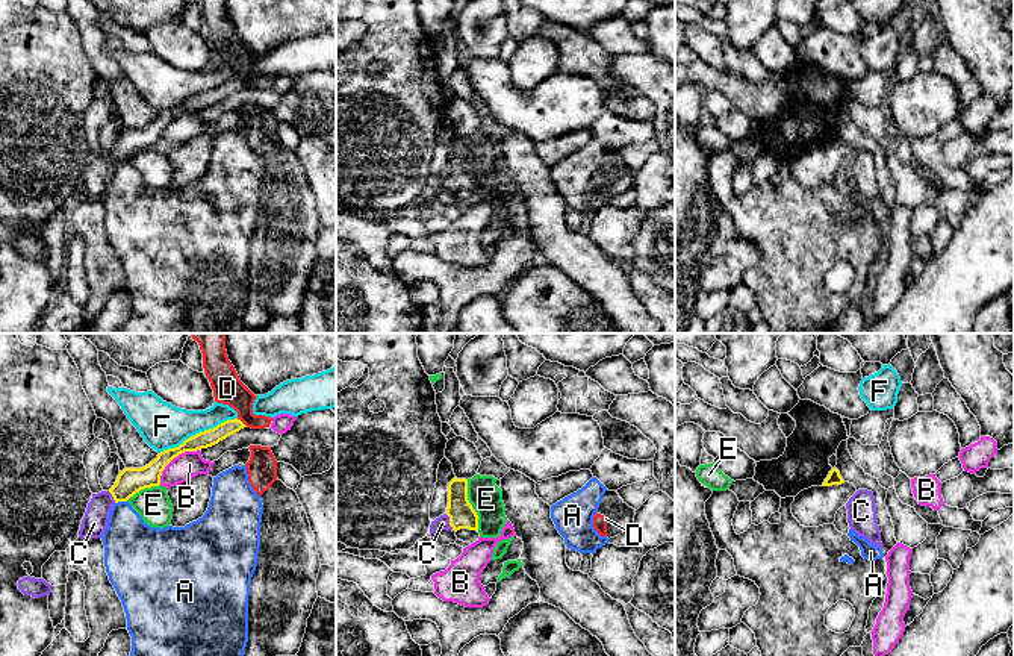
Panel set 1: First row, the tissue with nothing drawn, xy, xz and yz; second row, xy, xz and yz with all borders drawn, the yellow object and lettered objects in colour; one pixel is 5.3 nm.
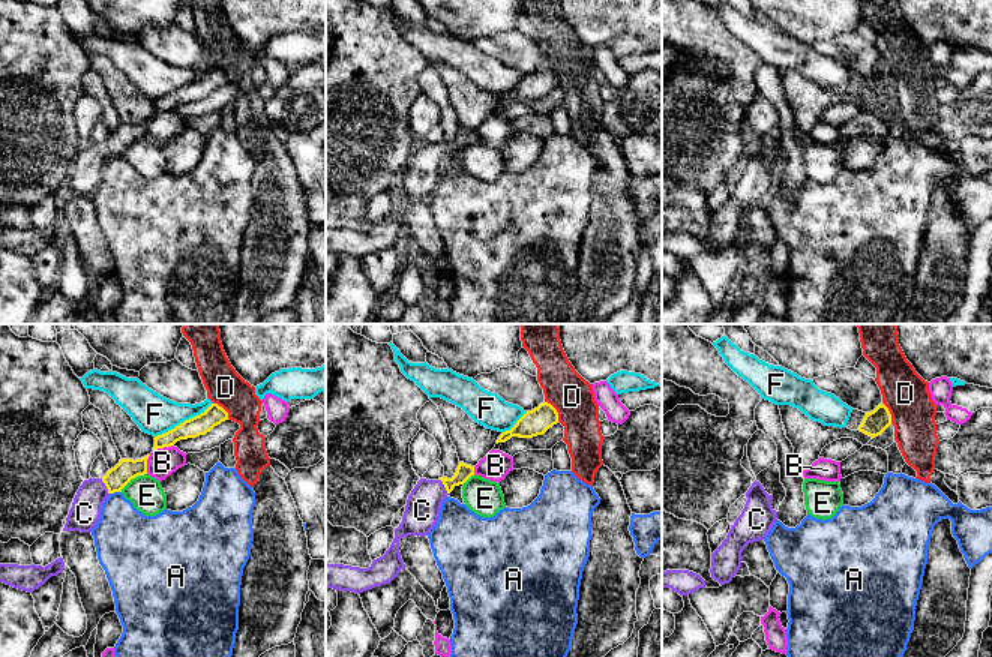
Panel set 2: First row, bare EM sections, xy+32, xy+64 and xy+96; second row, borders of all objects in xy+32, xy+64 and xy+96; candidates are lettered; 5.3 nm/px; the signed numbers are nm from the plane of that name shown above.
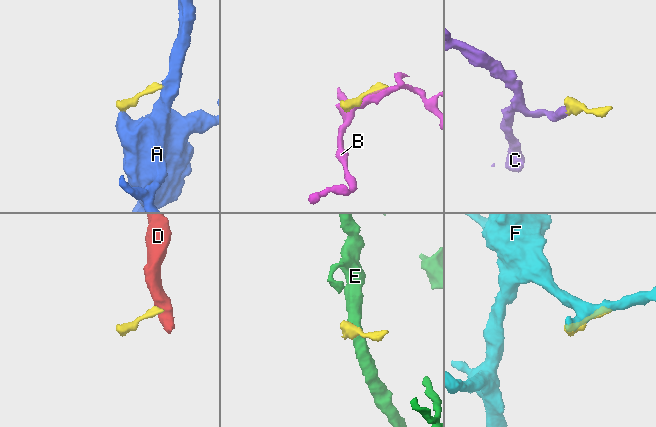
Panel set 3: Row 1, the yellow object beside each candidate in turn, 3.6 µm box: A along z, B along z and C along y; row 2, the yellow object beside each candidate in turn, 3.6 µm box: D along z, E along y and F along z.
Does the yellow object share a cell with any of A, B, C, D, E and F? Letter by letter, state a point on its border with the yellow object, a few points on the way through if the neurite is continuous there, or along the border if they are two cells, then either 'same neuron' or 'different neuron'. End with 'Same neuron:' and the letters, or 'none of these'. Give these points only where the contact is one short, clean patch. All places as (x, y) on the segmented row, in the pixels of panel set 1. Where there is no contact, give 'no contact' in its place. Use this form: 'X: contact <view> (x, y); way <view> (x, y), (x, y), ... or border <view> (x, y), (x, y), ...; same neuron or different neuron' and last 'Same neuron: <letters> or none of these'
A: contact xy (120, 500); border xy (126, 500), (115, 503); different neuron
B: contact xy (173, 458); different neuron
C: contact xz (450, 523); way xz (462, 515), (450, 523), (442, 523); same neuron
D: contact xy (241, 421); border xy (236, 418), (247, 426); different neuron
E: contact xz (471, 506); border xz (466, 481), (466, 499), (477, 515), (479, 531); different neuron
F: contact xy (197, 434); different neuron
Same neuron: C

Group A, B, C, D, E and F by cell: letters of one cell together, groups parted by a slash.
A / B / C / D / E / F

